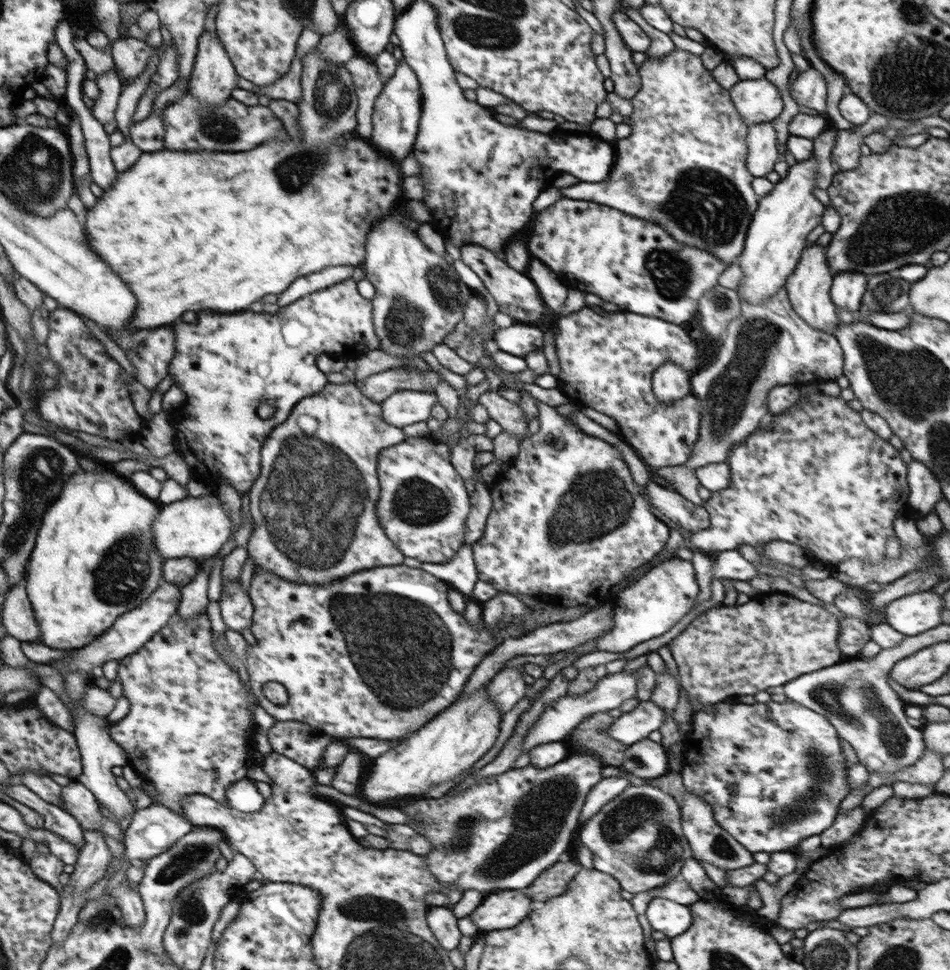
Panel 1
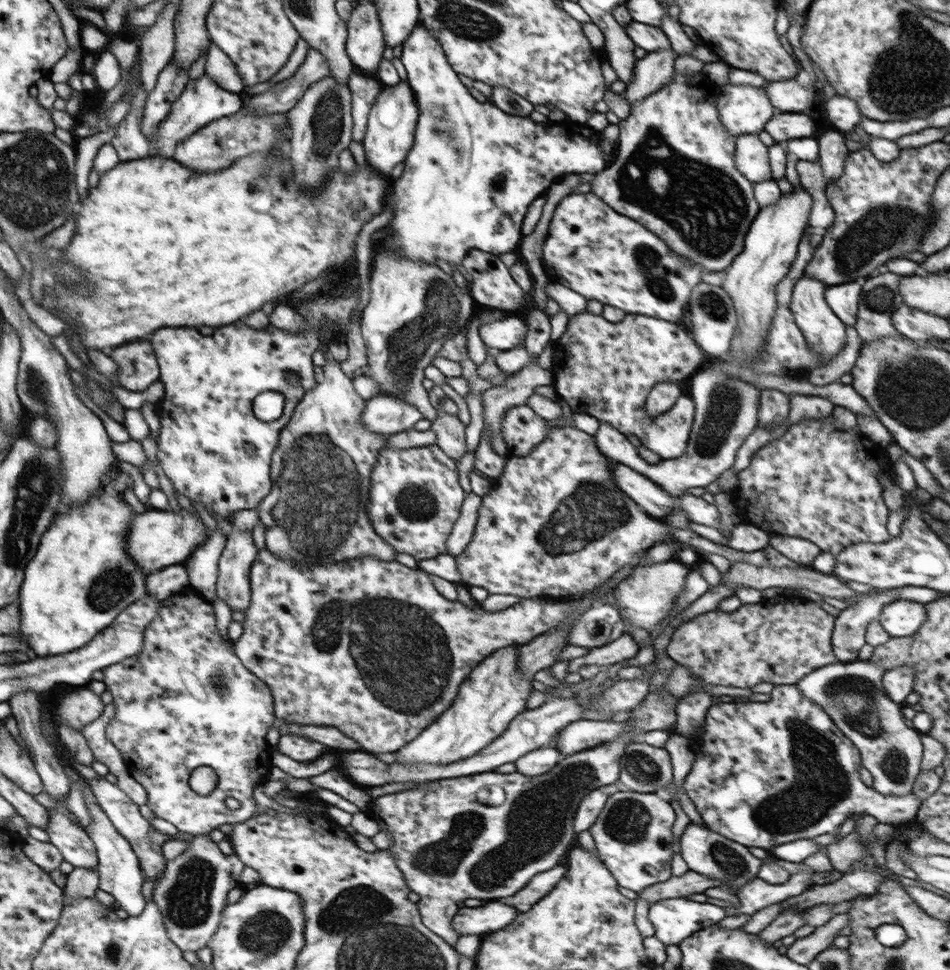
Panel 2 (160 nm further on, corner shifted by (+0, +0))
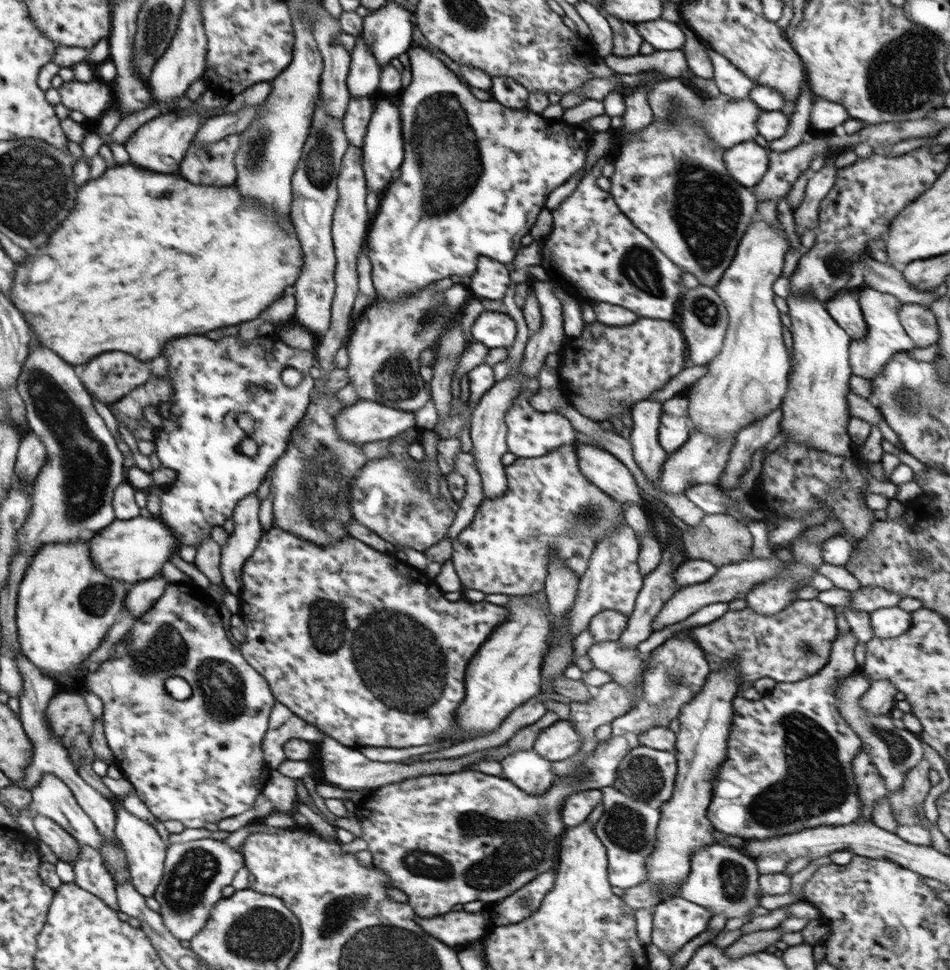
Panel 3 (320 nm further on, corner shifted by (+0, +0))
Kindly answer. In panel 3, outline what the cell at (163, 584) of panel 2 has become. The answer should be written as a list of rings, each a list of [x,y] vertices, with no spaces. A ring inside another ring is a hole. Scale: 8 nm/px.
[[[160,576],[139,581],[130,589],[125,607],[130,611],[132,617],[140,617],[156,604],[158,598],[163,596],[164,589],[168,589],[168,586],[172,585]]]

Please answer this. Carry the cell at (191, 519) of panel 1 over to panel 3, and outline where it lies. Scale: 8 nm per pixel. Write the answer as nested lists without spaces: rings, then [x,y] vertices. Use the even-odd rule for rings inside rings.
[[[142,515],[130,520],[114,520],[108,528],[89,535],[88,539],[92,559],[99,566],[98,571],[102,571],[110,579],[130,584],[158,576],[162,566],[168,561],[170,552],[178,553],[180,548],[168,523],[158,517],[148,519]]]

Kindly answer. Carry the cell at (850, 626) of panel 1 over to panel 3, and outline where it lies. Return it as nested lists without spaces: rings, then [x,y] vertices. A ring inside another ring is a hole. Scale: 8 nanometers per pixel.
[[[838,632],[833,642],[829,661],[824,668],[820,669],[812,677],[802,679],[798,682],[777,682],[771,692],[764,694],[760,700],[746,700],[742,696],[736,696],[732,702],[734,717],[732,718],[731,731],[728,737],[727,755],[725,761],[718,767],[713,778],[712,800],[708,807],[707,817],[713,824],[715,830],[740,836],[740,838],[770,838],[778,835],[785,835],[802,829],[813,829],[817,826],[842,826],[849,822],[854,822],[861,816],[861,802],[857,793],[857,782],[853,775],[853,760],[863,746],[861,738],[854,732],[854,729],[844,722],[840,710],[838,710],[838,700],[835,695],[839,680],[857,672],[860,669],[854,659],[854,650],[858,639],[849,634],[843,635]]]

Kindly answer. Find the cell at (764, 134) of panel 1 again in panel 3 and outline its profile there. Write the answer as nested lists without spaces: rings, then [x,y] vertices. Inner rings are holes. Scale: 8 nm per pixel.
[[[746,141],[726,149],[724,165],[729,175],[742,186],[753,187],[768,172],[770,151],[756,141]]]

